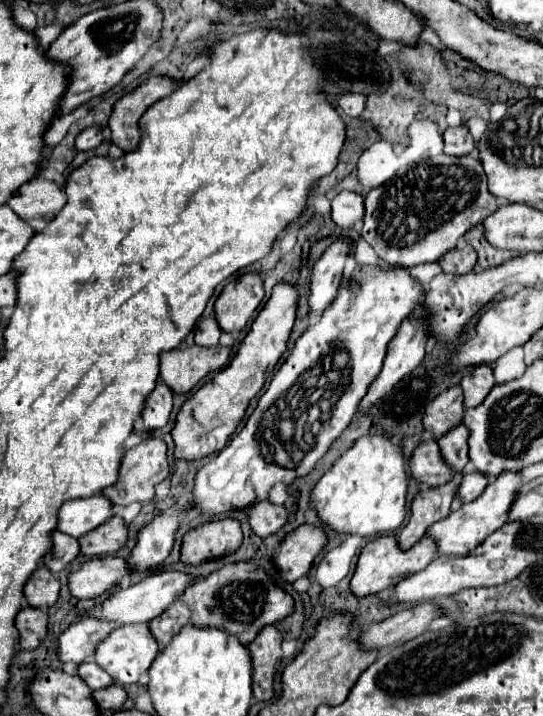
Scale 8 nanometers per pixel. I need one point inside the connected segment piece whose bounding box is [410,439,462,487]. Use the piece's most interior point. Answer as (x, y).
(426, 464)

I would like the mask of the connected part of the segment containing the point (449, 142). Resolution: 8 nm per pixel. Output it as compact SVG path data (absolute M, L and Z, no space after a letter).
M464 125L448 127L444 131L444 153L446 155L460 157L460 155L468 155L472 149L474 149L474 139Z

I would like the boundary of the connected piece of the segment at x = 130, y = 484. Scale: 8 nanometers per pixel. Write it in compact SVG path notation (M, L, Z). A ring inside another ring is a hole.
M148 437L140 445L132 447L126 451L122 467L120 467L120 481L112 487L104 489L104 495L112 501L112 505L130 505L134 501L138 503L148 503L154 499L154 487L164 481L170 475L170 465L168 465L168 447L162 439Z

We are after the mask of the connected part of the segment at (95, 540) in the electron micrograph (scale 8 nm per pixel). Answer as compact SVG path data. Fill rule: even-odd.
M120 517L108 519L108 523L102 523L96 527L96 531L90 531L88 535L82 535L78 539L80 553L88 557L100 557L116 553L120 547L124 547L128 541L128 527Z

